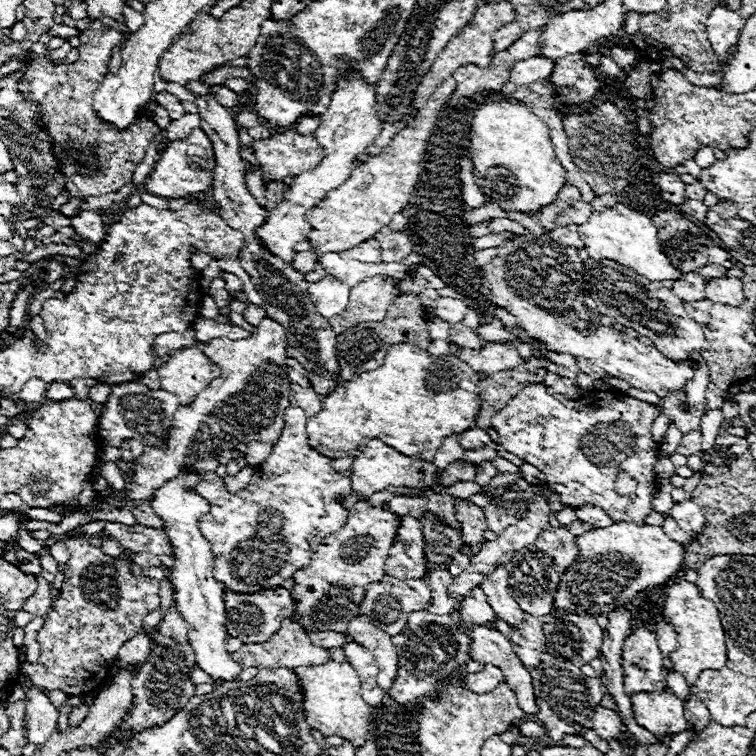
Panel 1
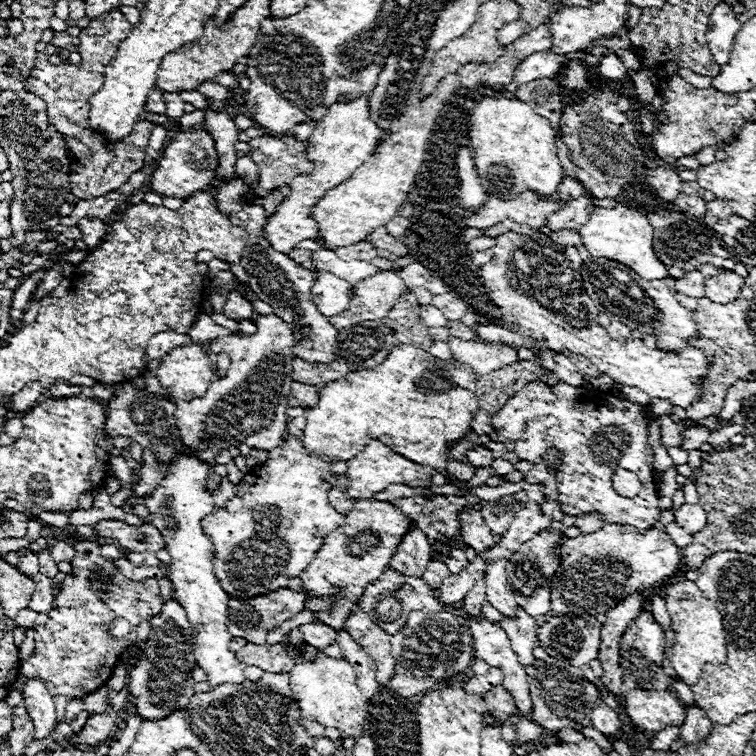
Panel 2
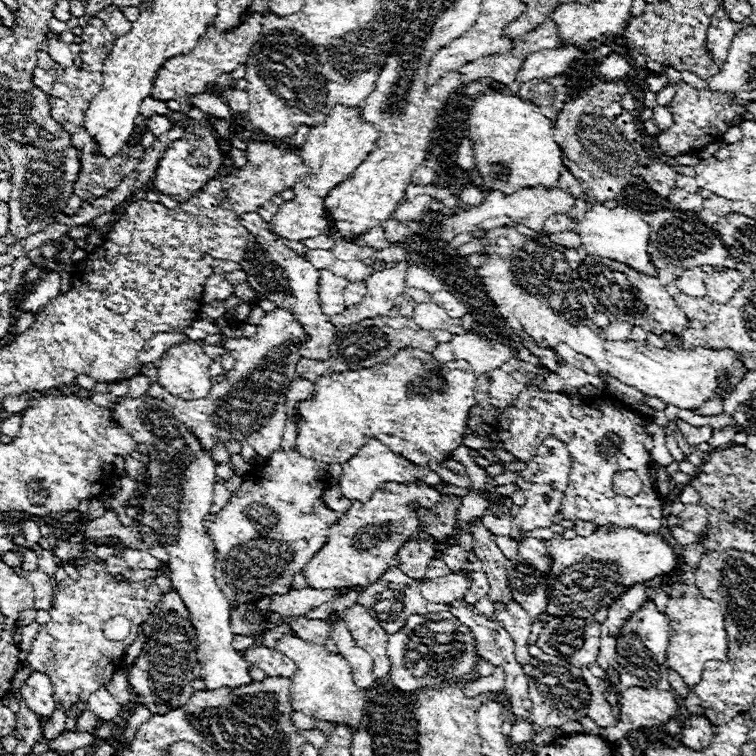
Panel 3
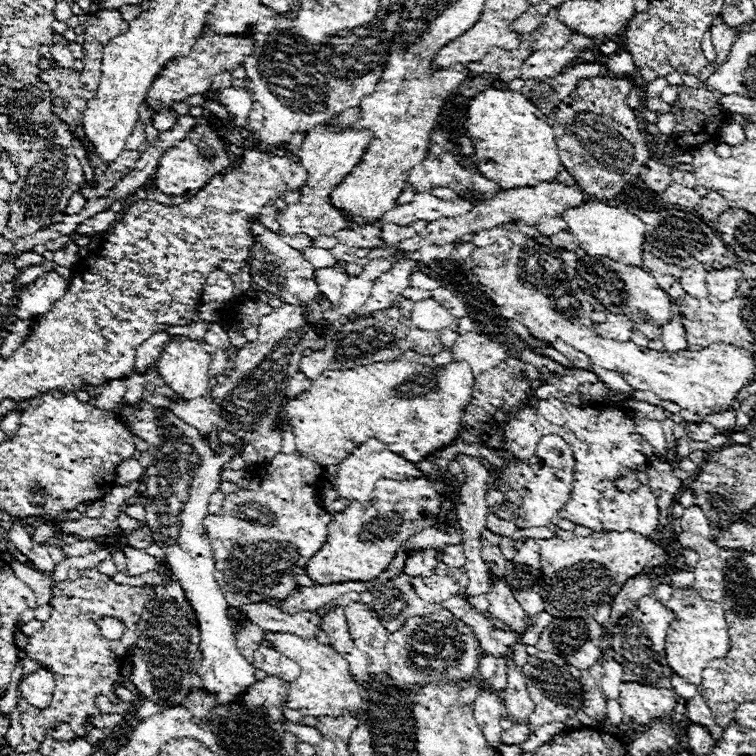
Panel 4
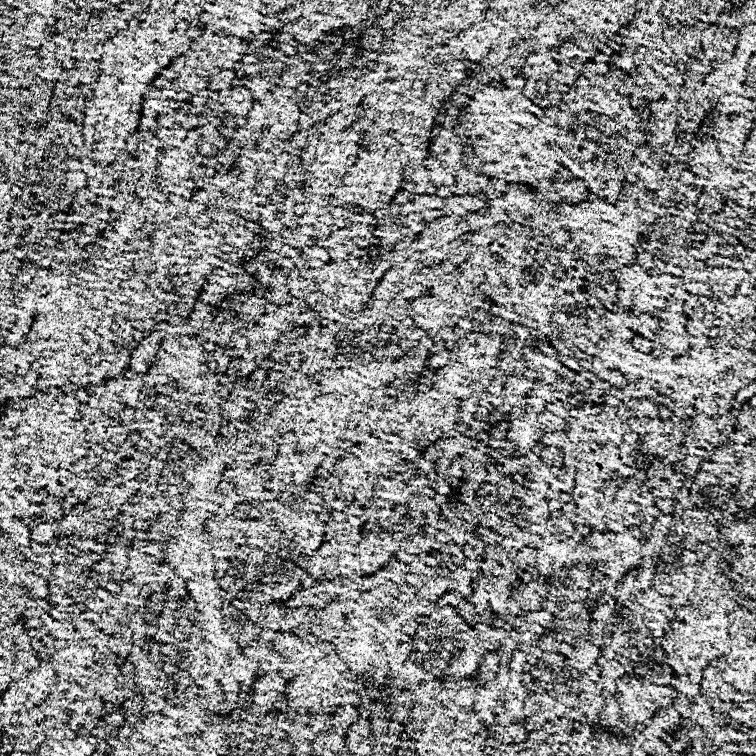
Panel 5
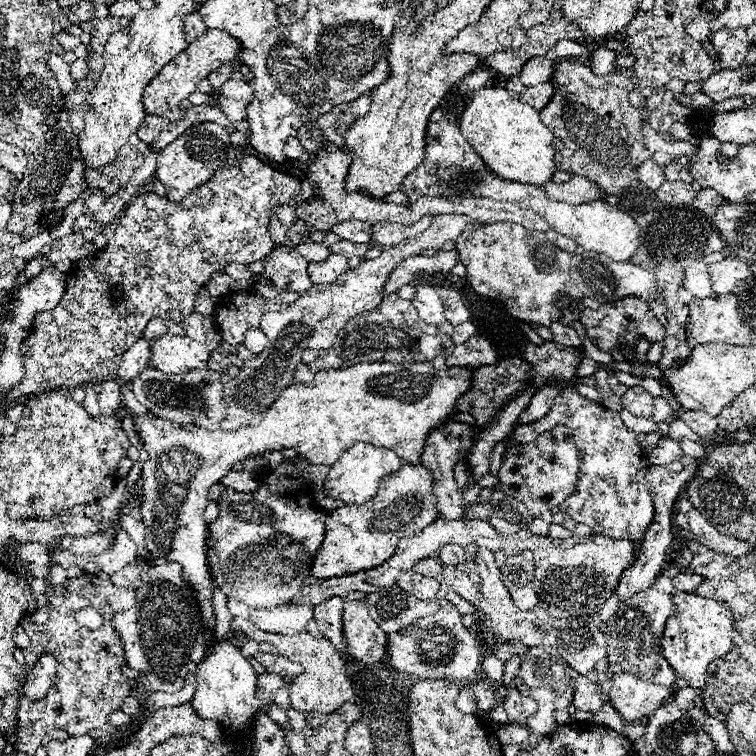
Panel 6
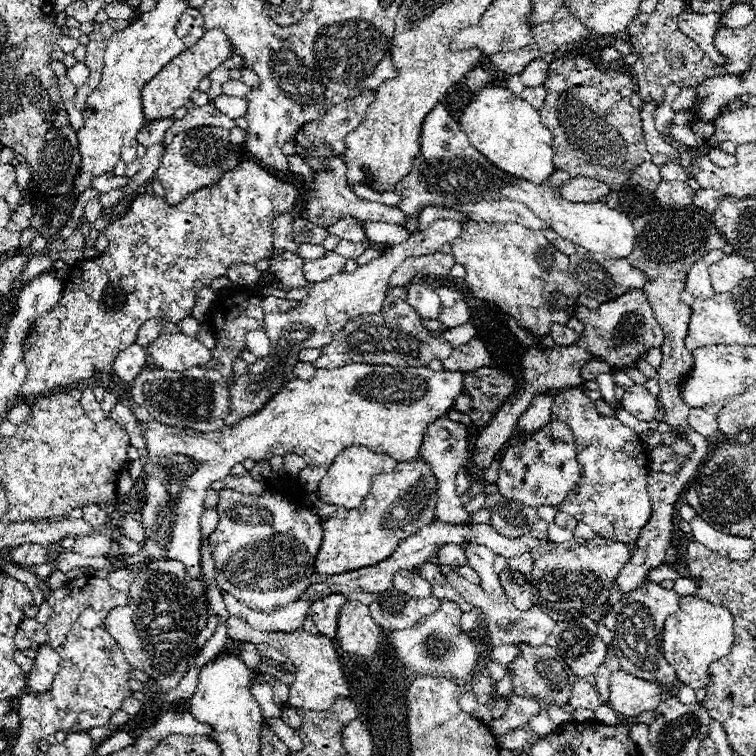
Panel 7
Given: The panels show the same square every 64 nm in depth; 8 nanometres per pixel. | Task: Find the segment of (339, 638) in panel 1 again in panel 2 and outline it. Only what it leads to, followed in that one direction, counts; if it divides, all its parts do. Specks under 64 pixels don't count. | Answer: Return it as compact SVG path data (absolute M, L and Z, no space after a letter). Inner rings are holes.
M320 622L302 624L300 630L302 630L302 634L304 634L304 640L306 640L310 646L326 648L326 646L330 646L330 644L336 644L338 632L336 632L334 628L328 628L326 624L320 624Z

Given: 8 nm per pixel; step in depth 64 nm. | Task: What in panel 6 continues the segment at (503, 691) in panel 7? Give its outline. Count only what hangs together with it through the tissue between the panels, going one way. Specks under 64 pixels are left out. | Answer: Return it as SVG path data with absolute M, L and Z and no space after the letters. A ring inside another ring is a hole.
M514 656L514 658L510 660L510 668L504 668L504 676L502 676L502 684L504 684L504 686L510 686L510 684L514 682L516 674L518 674L518 656Z

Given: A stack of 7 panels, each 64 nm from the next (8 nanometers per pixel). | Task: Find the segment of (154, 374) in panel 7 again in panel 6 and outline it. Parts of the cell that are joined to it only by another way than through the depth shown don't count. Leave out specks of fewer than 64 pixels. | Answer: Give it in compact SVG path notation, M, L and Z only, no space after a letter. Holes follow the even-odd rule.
M146 368L142 376L138 376L134 382L134 396L156 416L172 420L174 424L192 424L206 430L220 428L226 408L224 408L224 386L220 380L220 374L214 370L194 370L186 376L170 376L164 372L158 372L156 368Z

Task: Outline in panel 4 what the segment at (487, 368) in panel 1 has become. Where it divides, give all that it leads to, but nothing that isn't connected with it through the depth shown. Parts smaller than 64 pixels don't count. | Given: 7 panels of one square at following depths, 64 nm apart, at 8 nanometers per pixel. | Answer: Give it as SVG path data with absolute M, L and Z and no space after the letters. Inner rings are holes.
M478 332L460 334L452 346L452 354L454 360L466 360L470 366L476 366L476 374L496 368L502 360L508 358L508 350L502 344Z

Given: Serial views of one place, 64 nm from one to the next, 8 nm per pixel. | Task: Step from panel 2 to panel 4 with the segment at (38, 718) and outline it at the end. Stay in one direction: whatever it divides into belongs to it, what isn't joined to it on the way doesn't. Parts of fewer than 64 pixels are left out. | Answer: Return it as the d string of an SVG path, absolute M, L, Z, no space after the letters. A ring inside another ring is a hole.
M38 668L20 682L20 696L26 698L30 706L48 708L54 692L54 676L46 668Z

